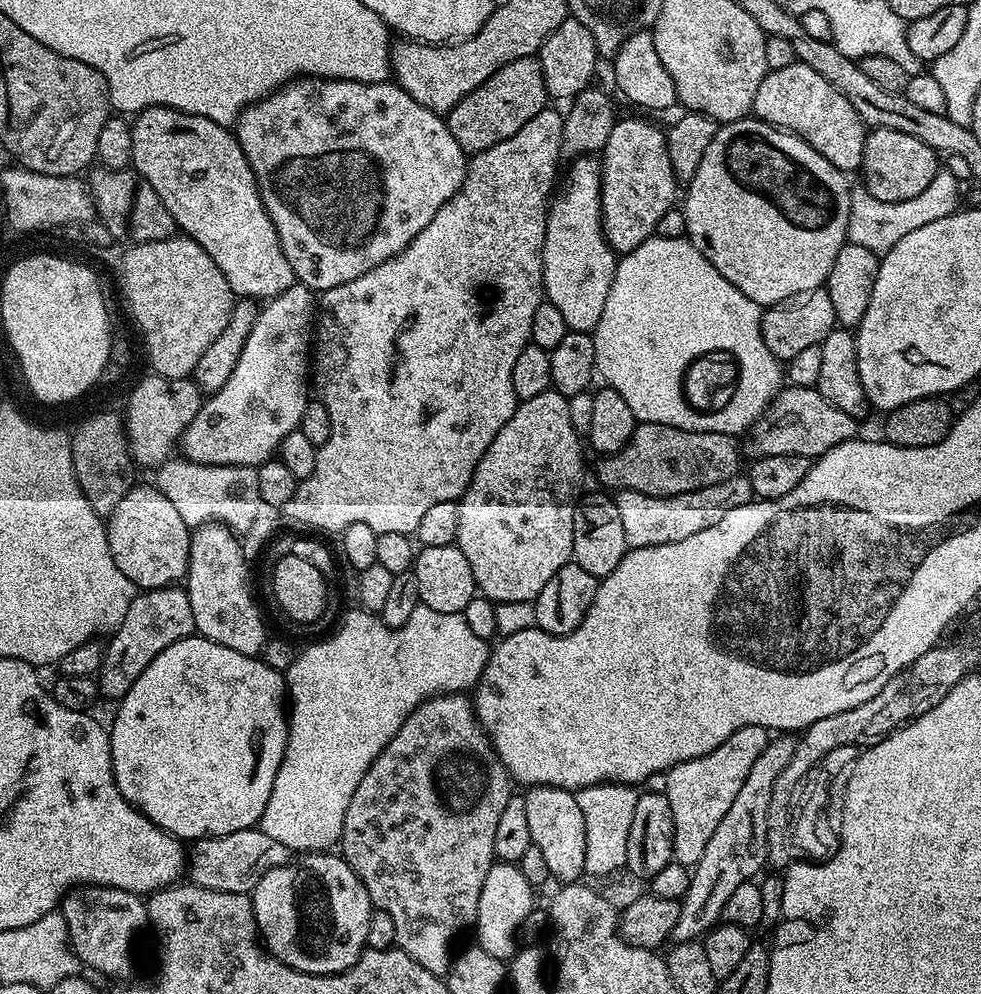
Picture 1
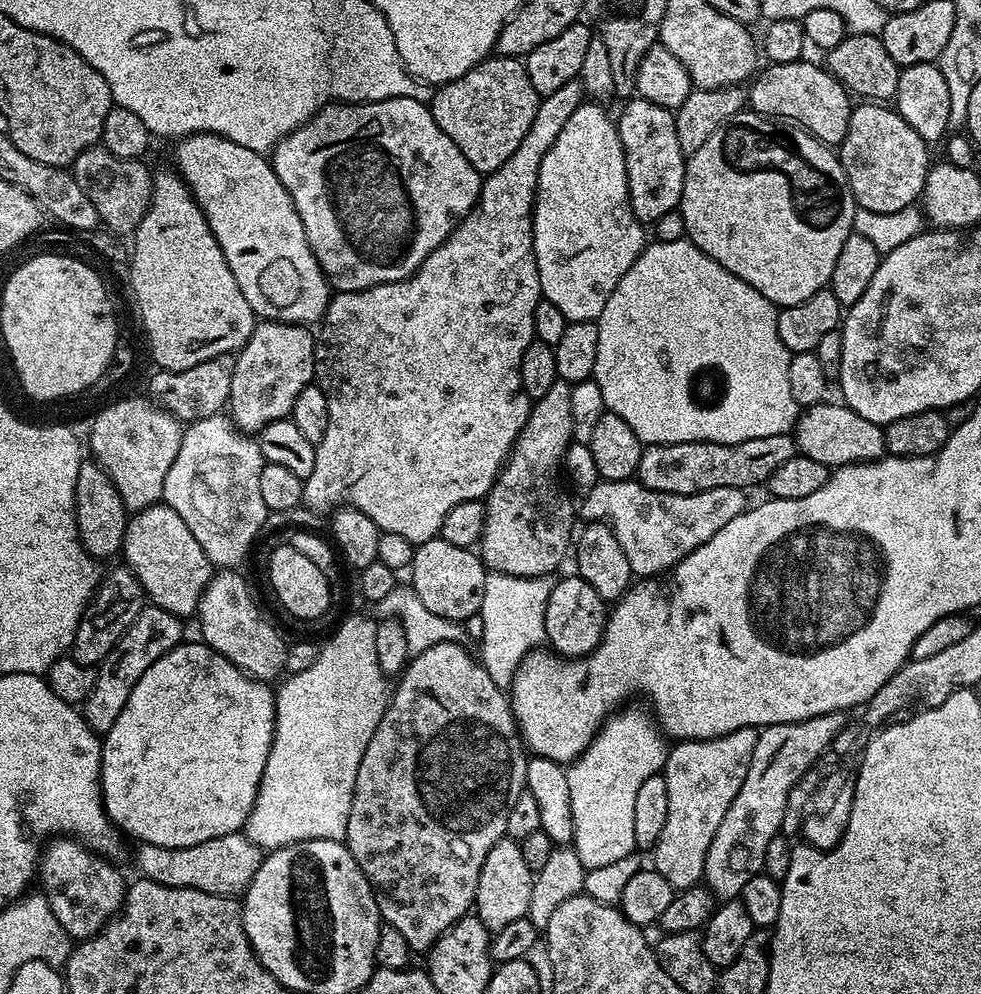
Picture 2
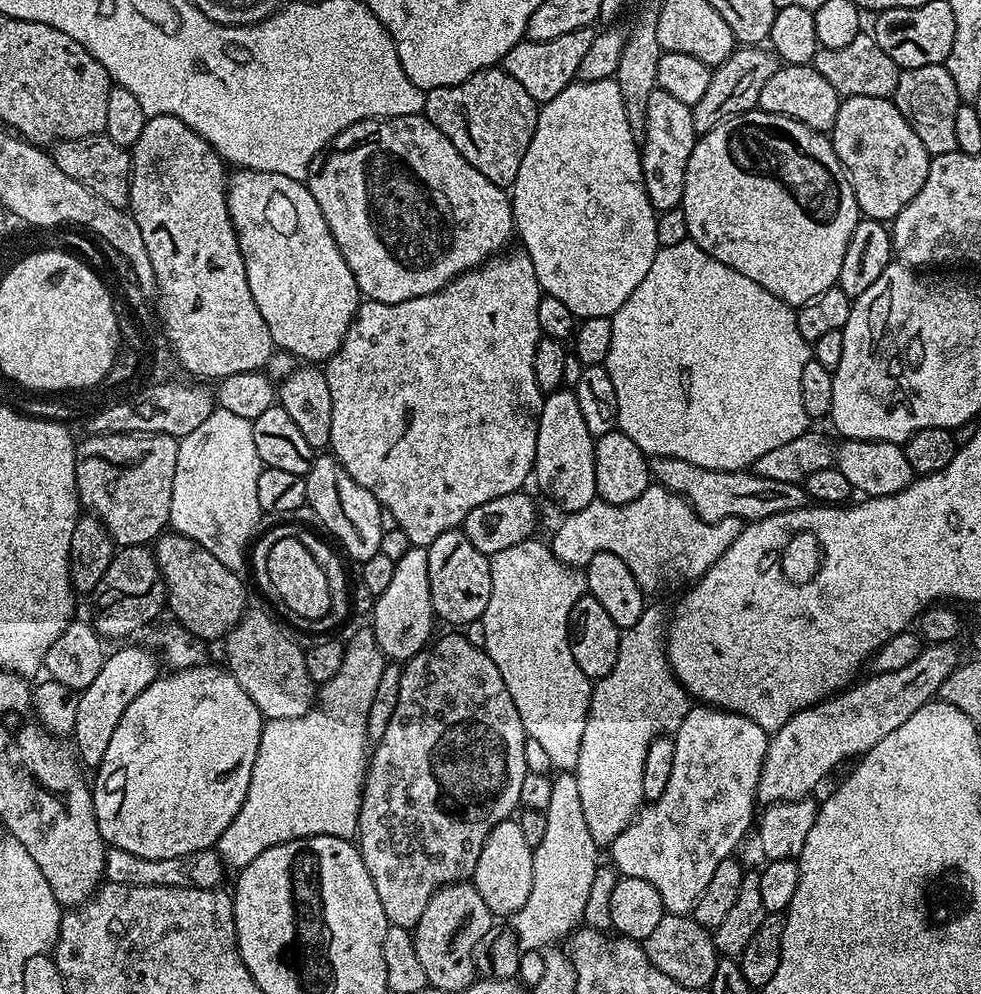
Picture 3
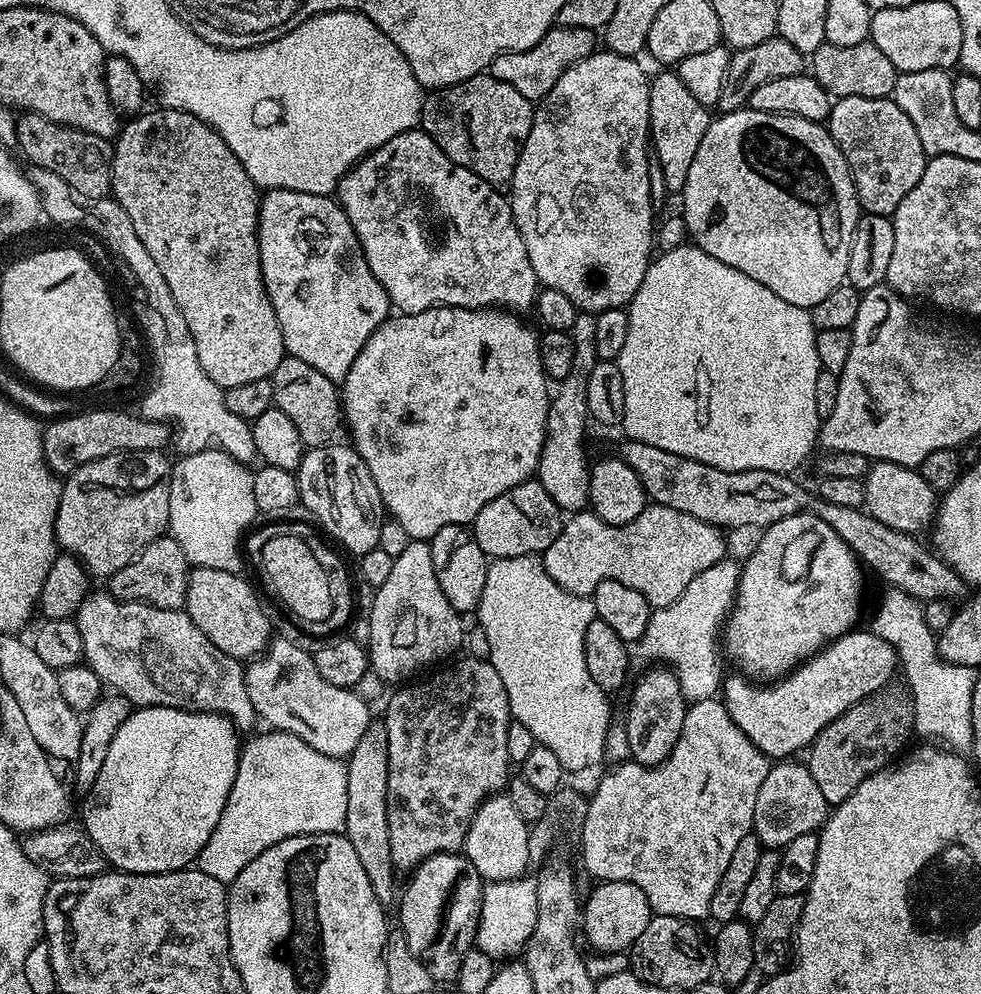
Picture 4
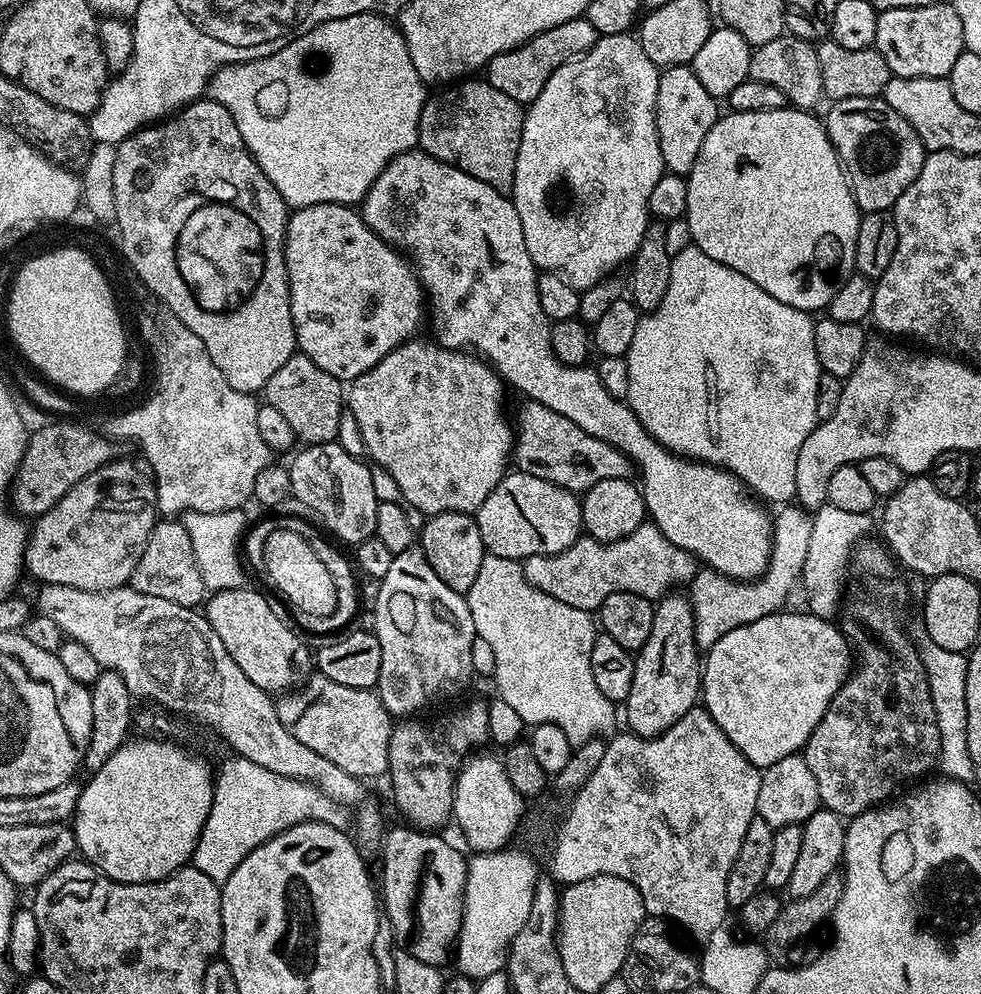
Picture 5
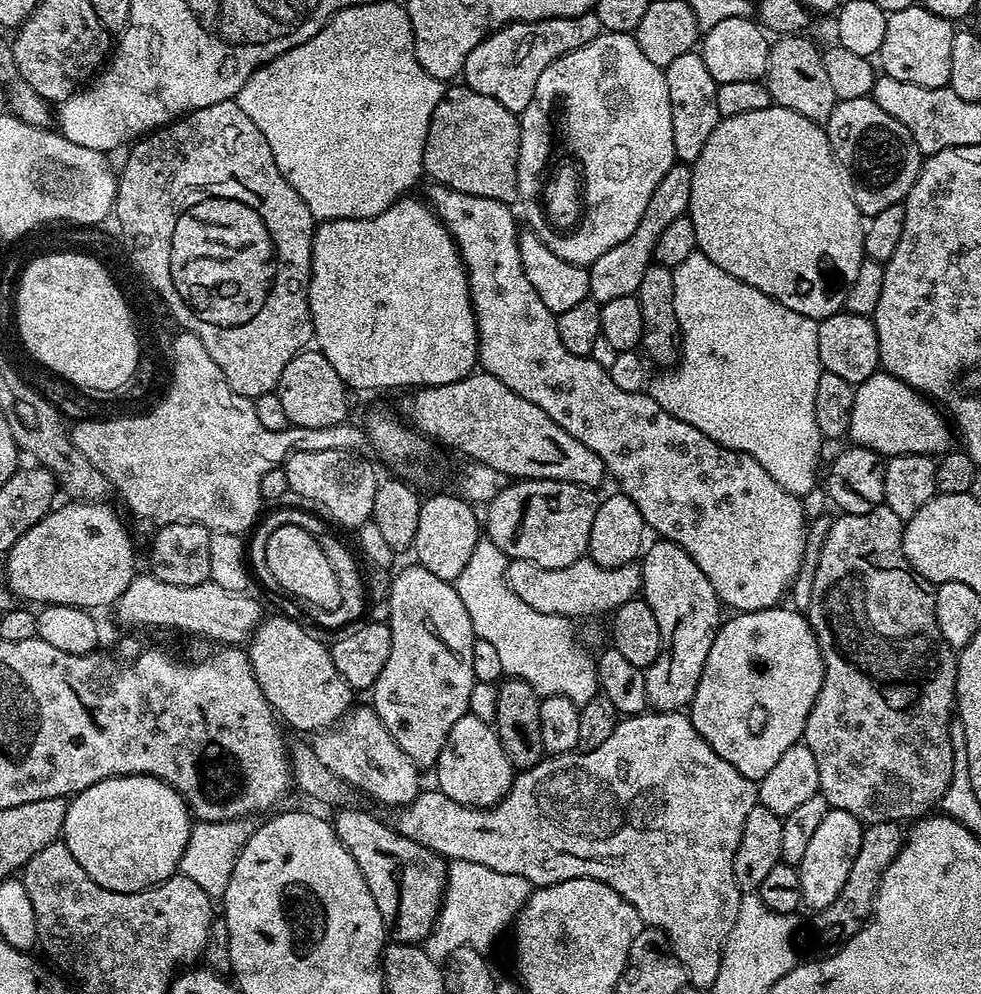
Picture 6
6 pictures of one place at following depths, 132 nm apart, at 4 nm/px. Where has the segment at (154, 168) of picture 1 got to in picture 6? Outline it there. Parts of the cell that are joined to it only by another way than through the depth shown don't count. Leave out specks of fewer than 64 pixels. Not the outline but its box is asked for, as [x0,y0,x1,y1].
[308,194,480,389]

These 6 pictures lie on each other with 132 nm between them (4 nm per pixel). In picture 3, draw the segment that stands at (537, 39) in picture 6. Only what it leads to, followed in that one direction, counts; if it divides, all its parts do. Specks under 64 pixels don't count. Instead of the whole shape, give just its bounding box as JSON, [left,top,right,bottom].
[502,27,597,105]

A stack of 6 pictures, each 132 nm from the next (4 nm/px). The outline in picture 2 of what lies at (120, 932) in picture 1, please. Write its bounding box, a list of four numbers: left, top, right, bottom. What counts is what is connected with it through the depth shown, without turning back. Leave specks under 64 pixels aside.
[38,838,126,941]

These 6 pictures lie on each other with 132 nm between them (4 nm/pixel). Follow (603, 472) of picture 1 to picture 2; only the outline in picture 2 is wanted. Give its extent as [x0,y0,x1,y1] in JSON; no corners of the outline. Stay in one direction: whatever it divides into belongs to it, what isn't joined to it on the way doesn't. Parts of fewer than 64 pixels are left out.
[635,434,798,494]

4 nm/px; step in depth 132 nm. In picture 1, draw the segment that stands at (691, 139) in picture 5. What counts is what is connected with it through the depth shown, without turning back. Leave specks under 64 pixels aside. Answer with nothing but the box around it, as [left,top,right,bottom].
[600,116,677,252]

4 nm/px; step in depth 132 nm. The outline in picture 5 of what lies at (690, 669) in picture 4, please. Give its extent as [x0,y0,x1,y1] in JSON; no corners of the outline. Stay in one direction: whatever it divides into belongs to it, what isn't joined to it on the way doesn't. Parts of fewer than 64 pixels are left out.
[690,506,812,650]

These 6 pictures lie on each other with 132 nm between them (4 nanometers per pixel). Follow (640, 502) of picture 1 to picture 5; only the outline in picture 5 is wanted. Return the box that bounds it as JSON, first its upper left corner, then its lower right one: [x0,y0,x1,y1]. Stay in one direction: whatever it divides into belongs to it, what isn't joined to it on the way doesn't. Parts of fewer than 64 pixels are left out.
[522,522,698,613]

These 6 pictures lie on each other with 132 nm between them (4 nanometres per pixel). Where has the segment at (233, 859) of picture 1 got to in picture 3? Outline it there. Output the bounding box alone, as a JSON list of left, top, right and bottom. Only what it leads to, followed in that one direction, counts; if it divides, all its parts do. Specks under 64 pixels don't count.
[104,847,226,888]

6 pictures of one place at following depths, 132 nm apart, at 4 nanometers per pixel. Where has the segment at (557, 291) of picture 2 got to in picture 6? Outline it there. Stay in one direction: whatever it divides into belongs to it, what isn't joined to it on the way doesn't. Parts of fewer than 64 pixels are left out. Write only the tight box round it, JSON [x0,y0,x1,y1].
[518,31,677,266]

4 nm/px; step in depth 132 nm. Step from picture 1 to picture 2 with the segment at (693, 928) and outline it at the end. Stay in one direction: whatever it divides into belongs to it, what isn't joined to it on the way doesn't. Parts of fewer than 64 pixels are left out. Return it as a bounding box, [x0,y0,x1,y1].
[703,712,846,899]

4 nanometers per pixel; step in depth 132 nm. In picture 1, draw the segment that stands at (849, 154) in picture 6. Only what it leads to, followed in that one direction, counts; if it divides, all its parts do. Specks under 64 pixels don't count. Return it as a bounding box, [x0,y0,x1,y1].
[859,129,938,202]

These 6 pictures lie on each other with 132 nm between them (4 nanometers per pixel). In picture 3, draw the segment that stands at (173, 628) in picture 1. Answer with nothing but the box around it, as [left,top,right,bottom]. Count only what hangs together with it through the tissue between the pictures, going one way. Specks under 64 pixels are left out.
[70,642,162,769]

